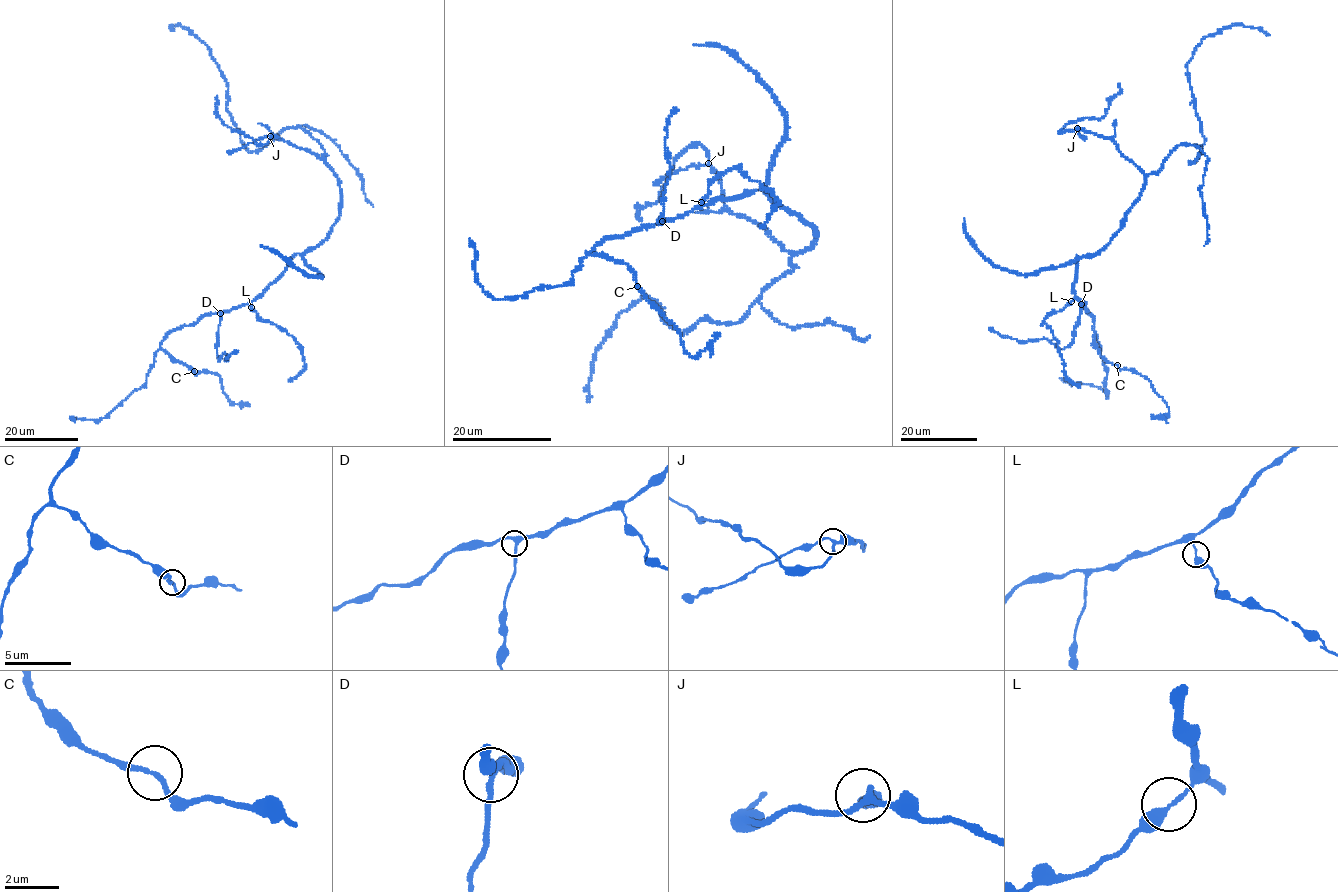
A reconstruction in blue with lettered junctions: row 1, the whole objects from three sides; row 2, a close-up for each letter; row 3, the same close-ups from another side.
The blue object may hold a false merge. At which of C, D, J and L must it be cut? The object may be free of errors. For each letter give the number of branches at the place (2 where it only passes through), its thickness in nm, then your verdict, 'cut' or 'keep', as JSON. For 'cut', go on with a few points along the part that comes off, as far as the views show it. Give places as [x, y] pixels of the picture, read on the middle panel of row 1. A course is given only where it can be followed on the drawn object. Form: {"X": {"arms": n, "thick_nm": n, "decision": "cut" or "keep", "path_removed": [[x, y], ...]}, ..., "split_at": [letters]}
{"C": {"arms": 2, "thick_nm": 170, "decision": "keep"}, "D": {"arms": 3, "thick_nm": 260, "decision": "keep"}, "J": {"arms": 3, "thick_nm": 200, "decision": "keep"}, "L": {"arms": 2, "thick_nm": 300, "decision": "keep"}, "split_at": []}

